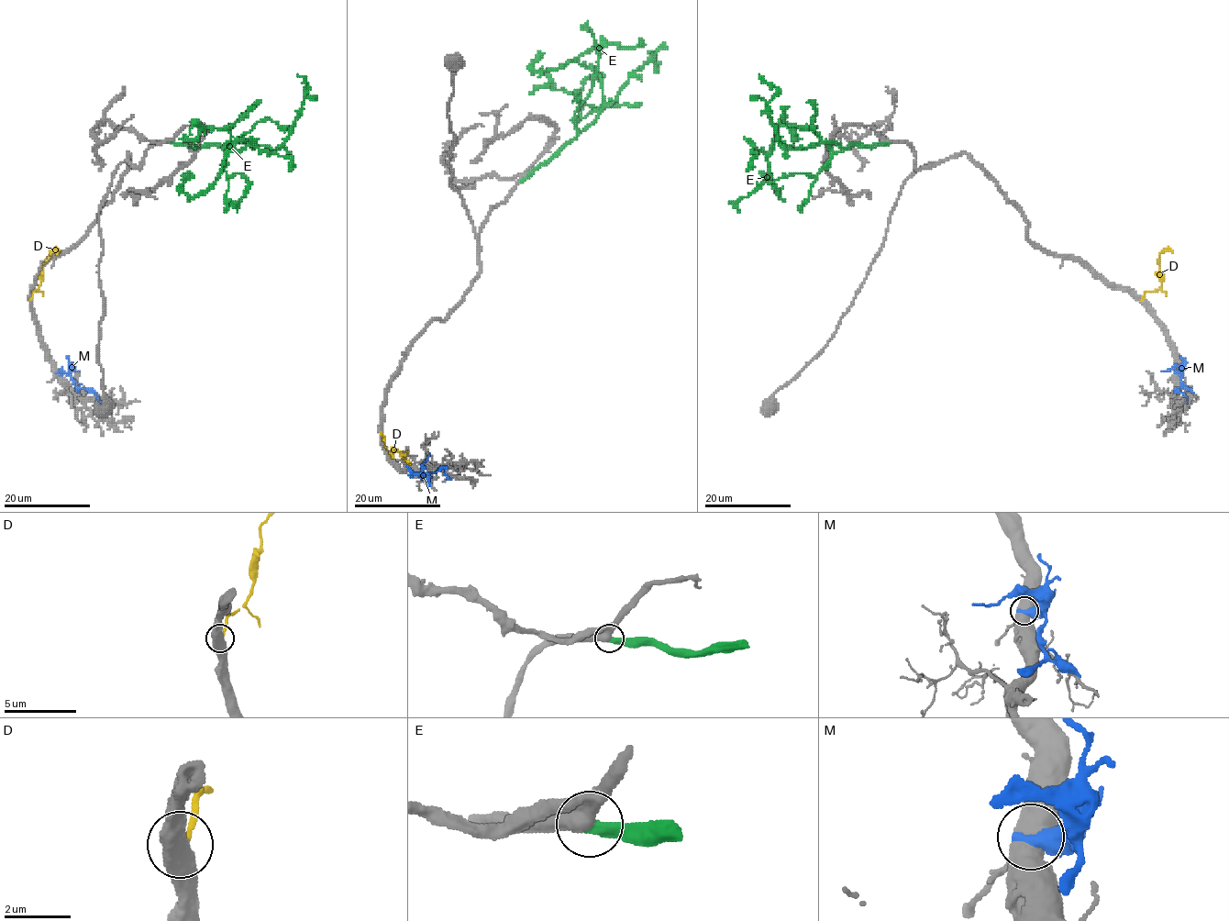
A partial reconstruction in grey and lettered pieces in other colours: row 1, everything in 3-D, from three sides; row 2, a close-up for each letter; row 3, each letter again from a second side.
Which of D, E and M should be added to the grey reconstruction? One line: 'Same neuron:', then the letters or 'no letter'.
Same neuron: no letter

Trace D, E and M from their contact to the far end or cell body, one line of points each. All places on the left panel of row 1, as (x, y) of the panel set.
D: (30, 298), (38, 286), (40, 272), (49, 254), (54, 249), (60, 251)
E: (171, 142), (253, 145), (236, 141), (220, 174), (197, 194), (188, 196), (180, 185), (188, 170)
M: (59, 372), (68, 375), (75, 385), (96, 394), (102, 403)

